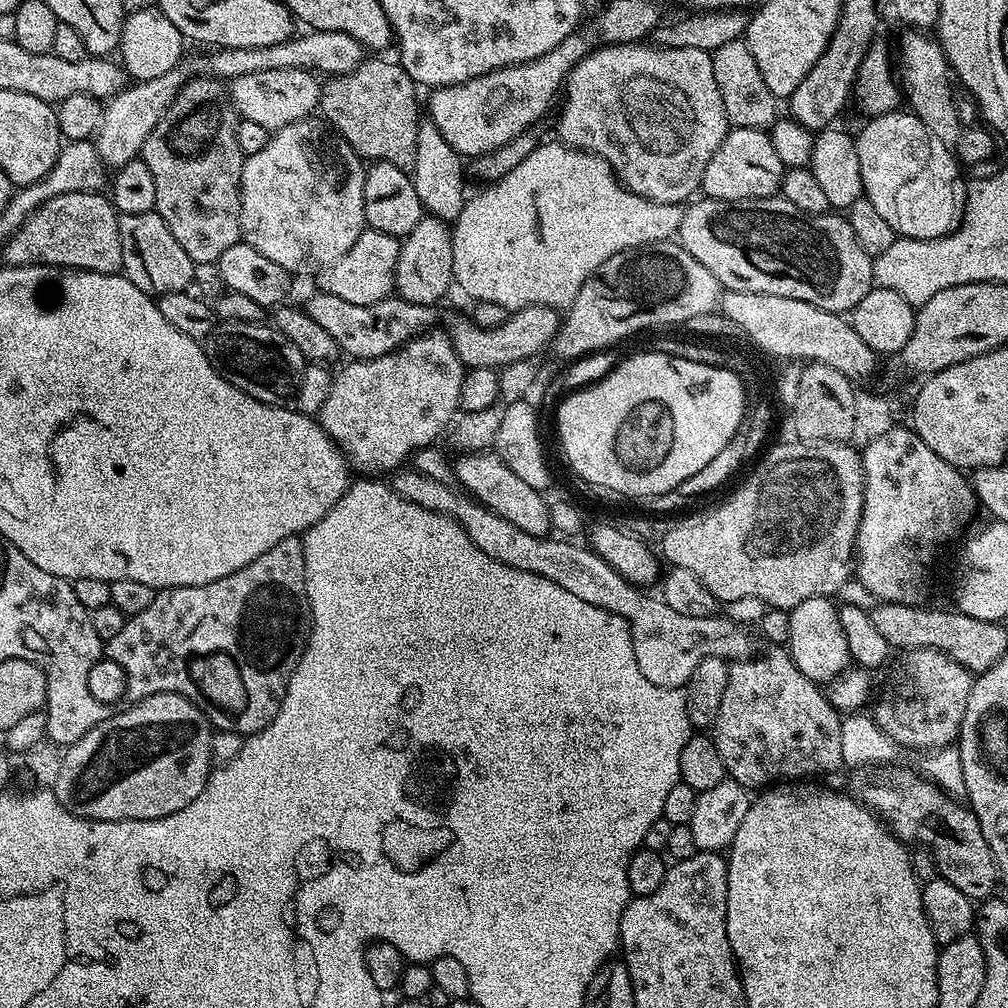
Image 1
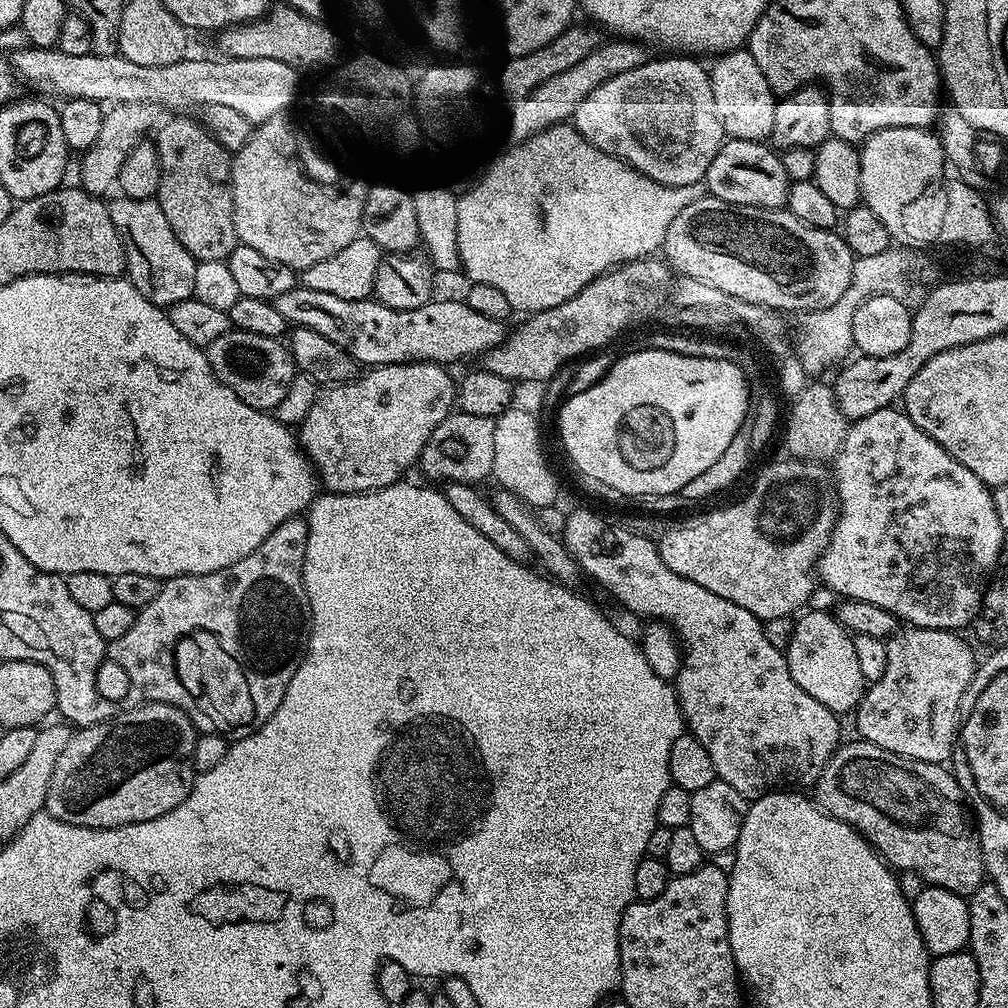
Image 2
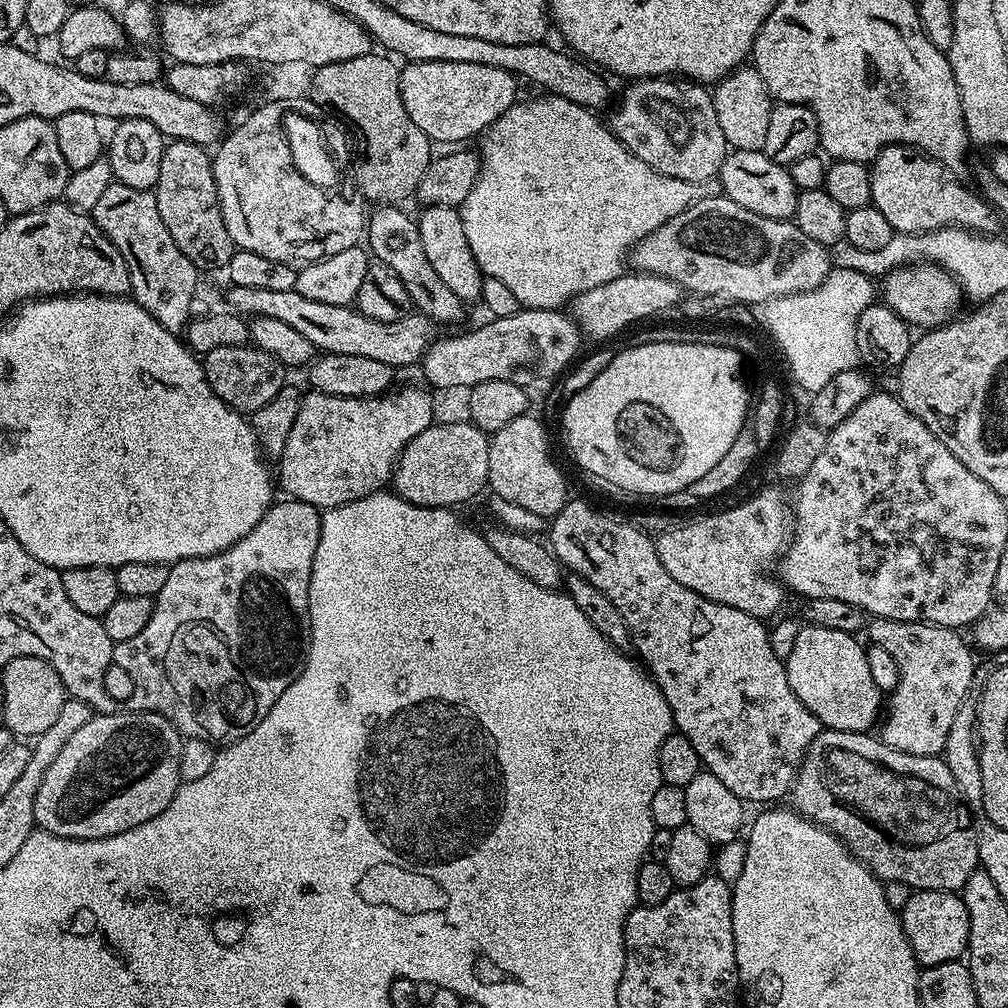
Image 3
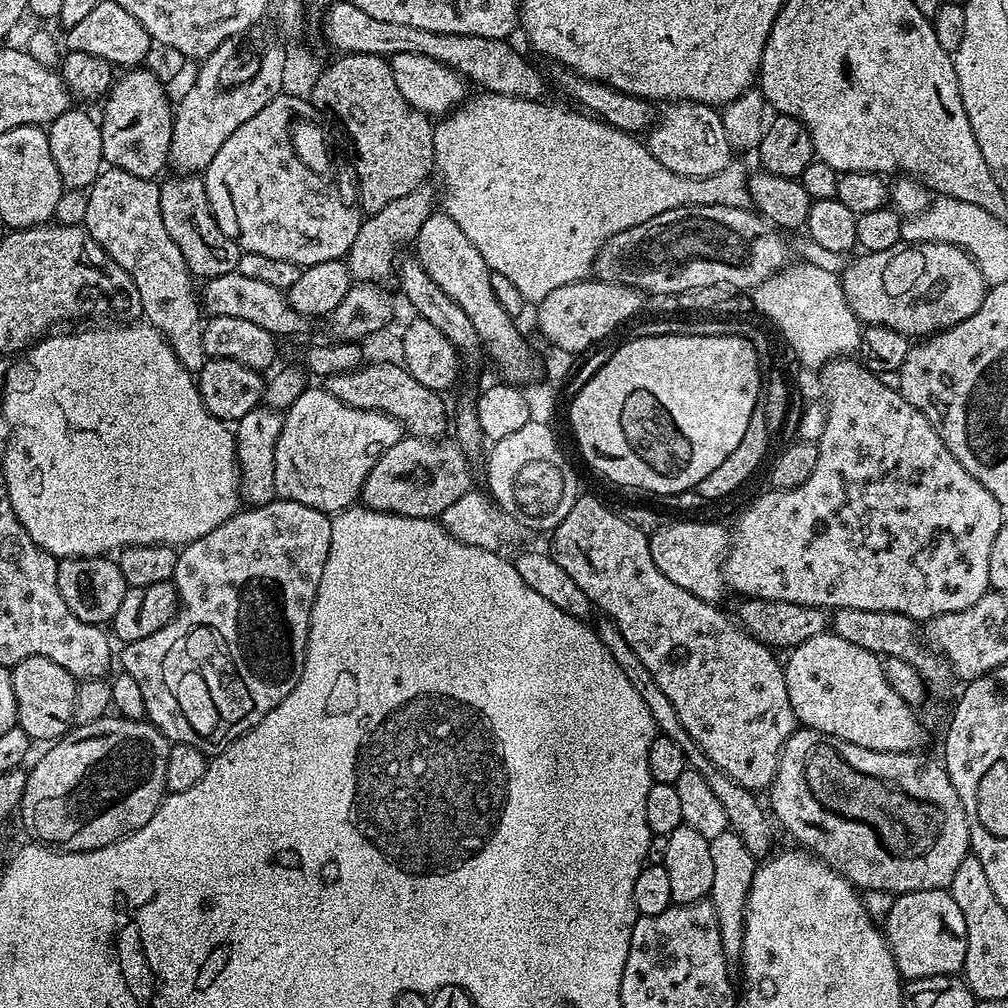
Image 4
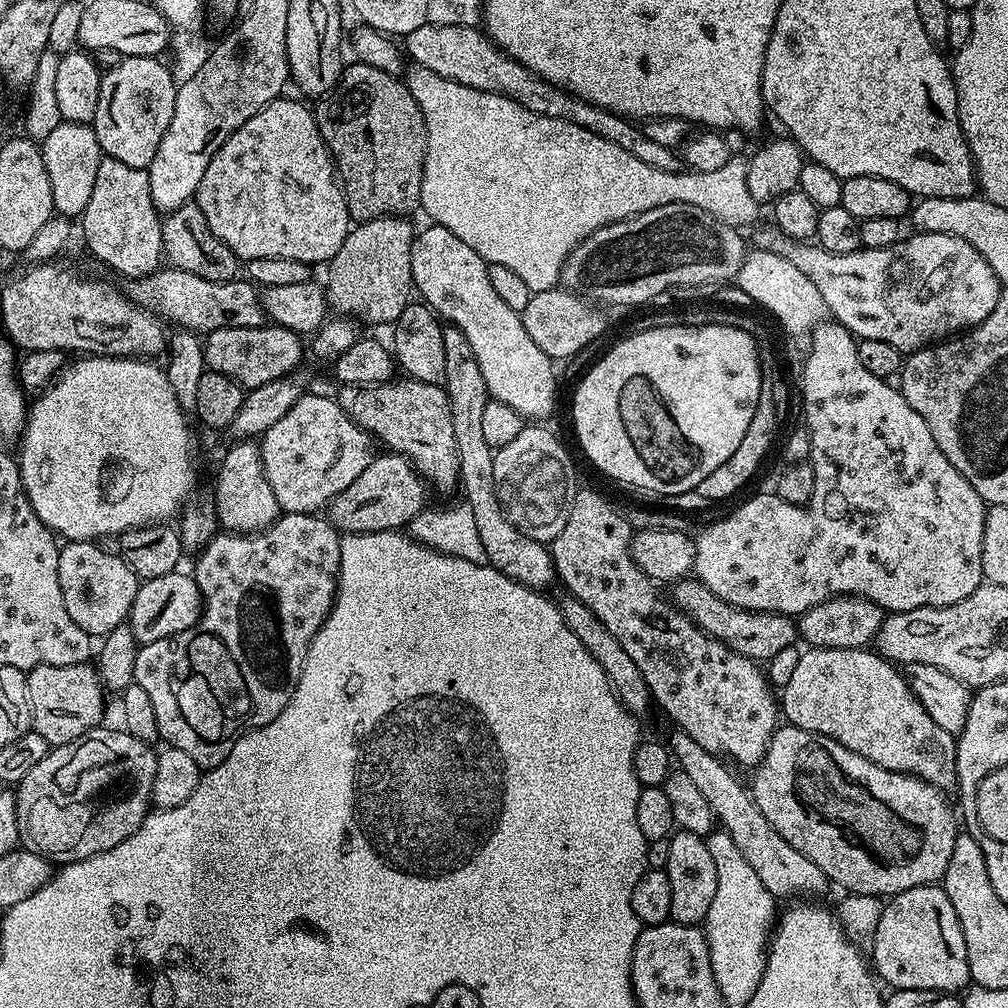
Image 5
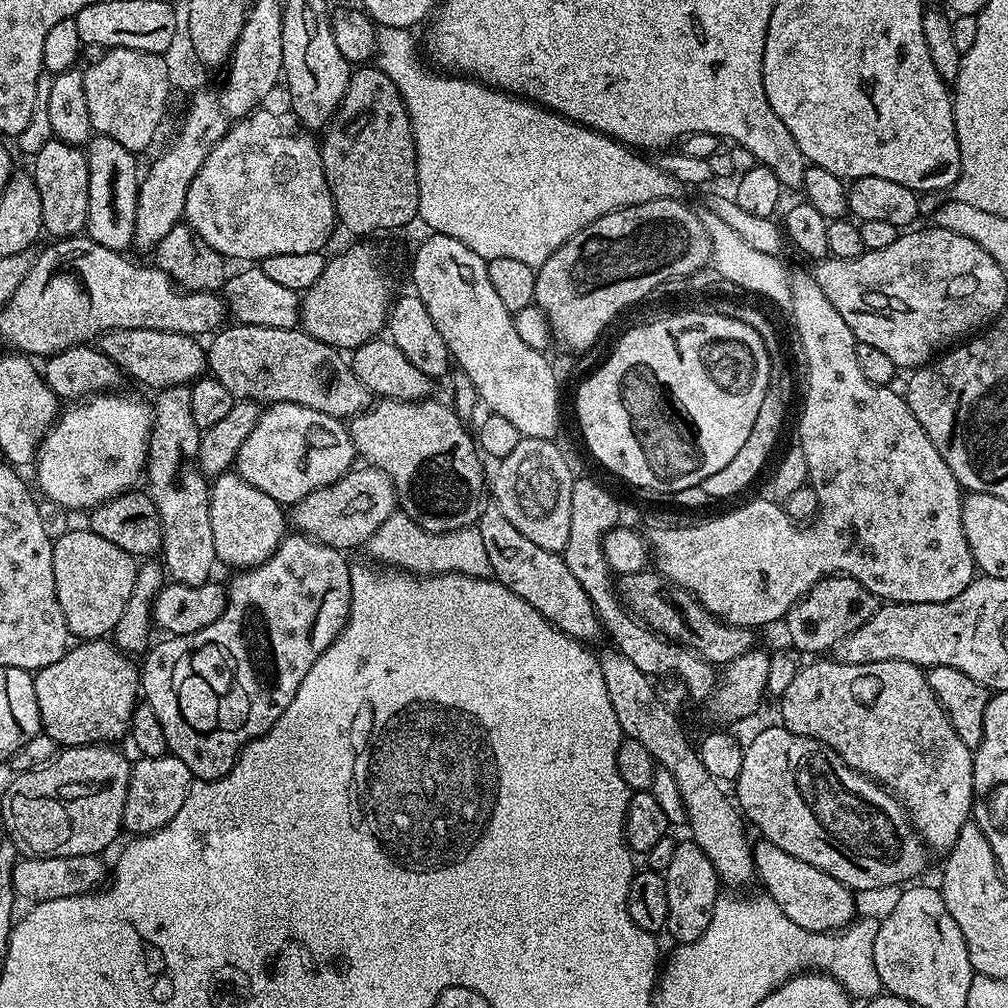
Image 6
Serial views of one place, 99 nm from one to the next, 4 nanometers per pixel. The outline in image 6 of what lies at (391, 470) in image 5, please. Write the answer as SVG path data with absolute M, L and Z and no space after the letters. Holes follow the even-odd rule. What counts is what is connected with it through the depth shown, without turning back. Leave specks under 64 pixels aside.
M356 466L338 478L338 482L322 486L314 490L314 494L306 494L306 498L291 505L290 524L296 527L293 529L299 535L309 536L311 540L331 548L363 549L374 530L378 530L378 526L382 526L382 522L386 522L386 518L390 518L397 508L396 491L386 473L371 466Z

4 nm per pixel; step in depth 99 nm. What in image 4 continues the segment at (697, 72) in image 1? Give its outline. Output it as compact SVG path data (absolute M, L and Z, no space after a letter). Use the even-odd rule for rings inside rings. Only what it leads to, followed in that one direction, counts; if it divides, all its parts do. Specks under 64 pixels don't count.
M689 100L668 102L659 109L658 119L646 133L650 154L683 176L709 176L718 174L734 156L730 142L726 142L726 130L722 127L720 112L711 104L699 104Z

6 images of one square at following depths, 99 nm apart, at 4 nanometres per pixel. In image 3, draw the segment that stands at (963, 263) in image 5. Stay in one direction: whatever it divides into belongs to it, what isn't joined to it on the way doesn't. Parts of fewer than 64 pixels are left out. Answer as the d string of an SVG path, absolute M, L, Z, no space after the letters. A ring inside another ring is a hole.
M917 262L906 264L902 268L894 268L883 277L882 300L910 326L915 326L917 329L920 327L920 330L931 330L949 323L961 311L959 308L962 289L951 272L940 268L937 264Z

